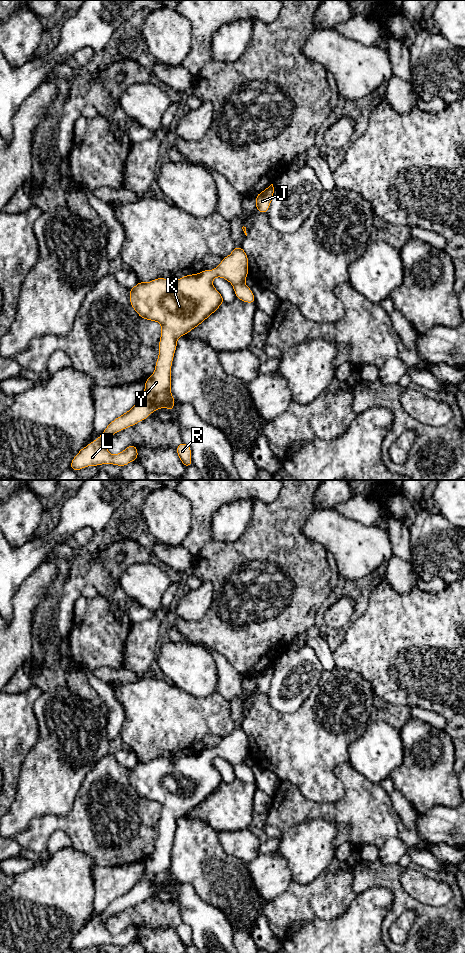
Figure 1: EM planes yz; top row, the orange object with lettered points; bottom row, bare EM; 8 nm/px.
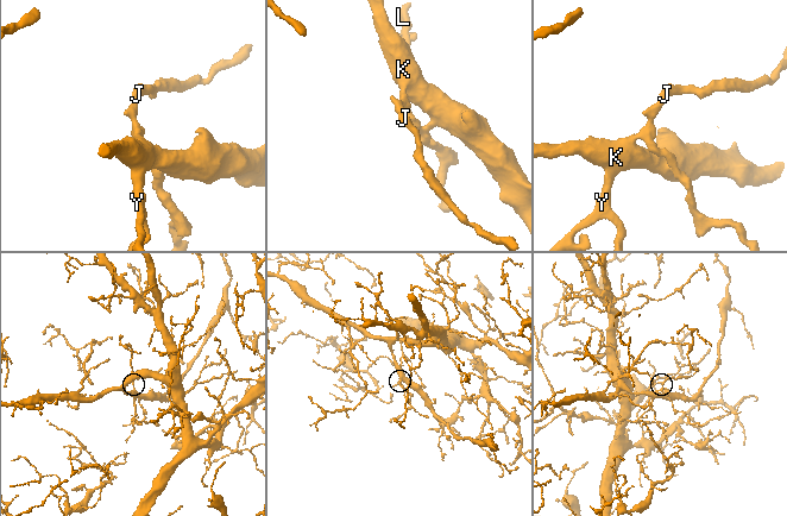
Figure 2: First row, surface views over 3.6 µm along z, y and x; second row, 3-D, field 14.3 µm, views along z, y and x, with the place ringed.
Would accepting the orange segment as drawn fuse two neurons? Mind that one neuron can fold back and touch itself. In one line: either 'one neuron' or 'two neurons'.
one neuron

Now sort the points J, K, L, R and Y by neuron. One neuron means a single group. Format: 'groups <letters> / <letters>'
groups J K L R Y

